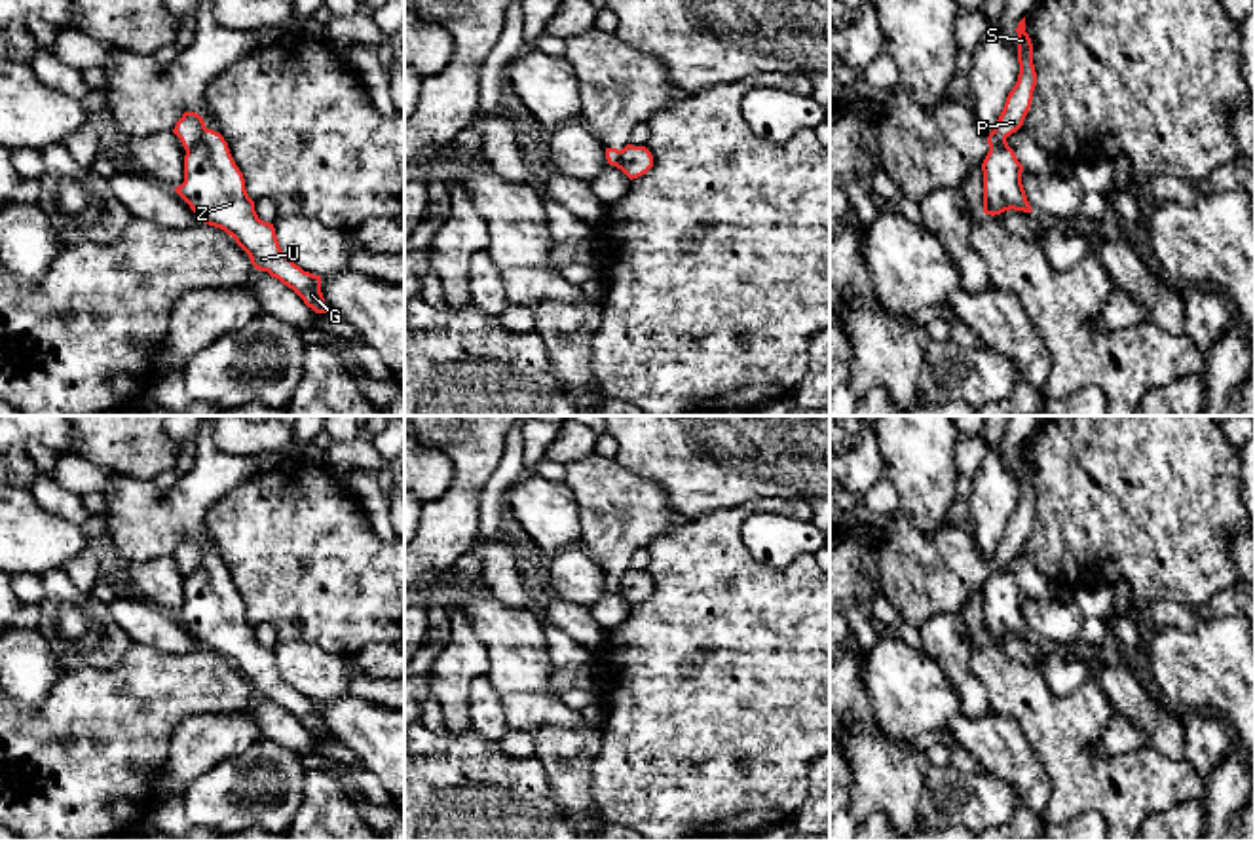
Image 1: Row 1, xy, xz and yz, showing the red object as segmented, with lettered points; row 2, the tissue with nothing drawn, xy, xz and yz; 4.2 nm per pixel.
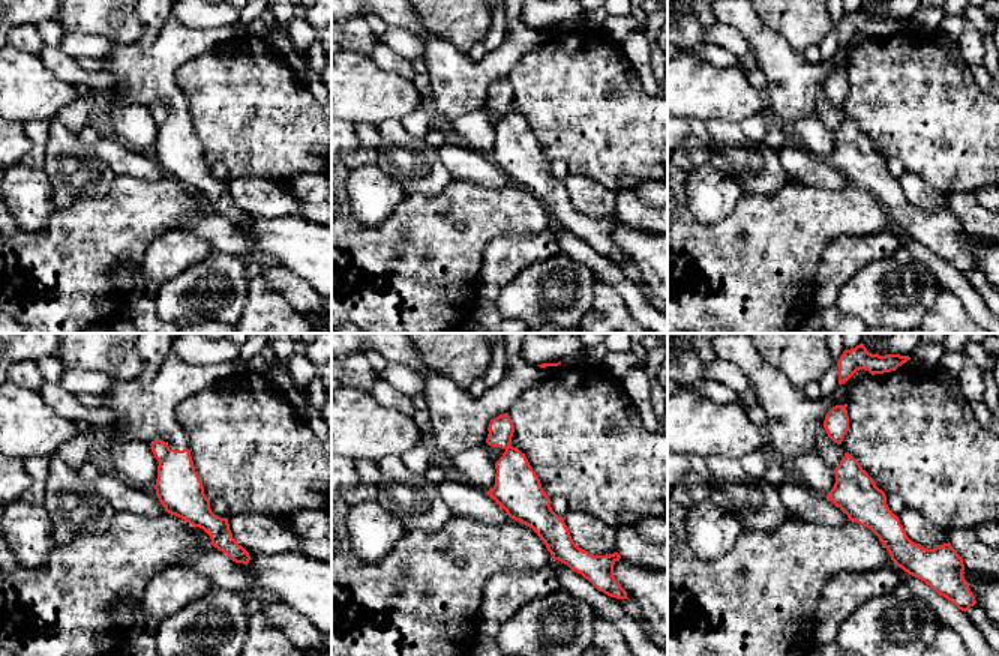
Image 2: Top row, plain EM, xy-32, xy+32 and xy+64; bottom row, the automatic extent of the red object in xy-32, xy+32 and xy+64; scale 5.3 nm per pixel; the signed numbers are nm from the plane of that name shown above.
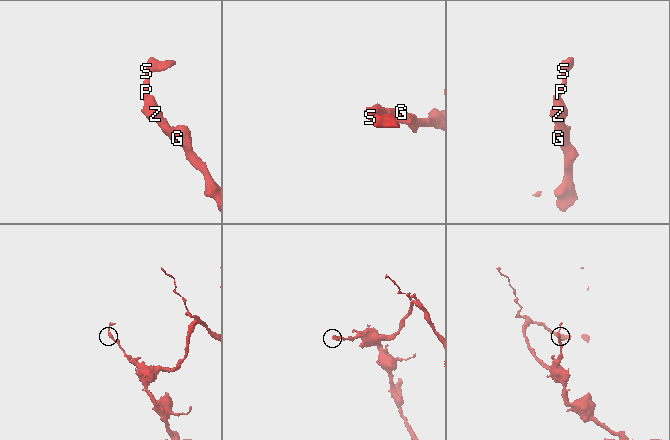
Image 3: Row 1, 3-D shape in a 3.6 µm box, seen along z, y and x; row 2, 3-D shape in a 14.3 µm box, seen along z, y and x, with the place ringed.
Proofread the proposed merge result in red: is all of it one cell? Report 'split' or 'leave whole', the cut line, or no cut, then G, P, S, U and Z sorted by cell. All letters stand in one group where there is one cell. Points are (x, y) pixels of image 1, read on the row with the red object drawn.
split; cut xy (207, 130), (187, 150); groups G U Z / P S

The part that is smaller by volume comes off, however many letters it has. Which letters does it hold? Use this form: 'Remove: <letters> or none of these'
Remove: P, S

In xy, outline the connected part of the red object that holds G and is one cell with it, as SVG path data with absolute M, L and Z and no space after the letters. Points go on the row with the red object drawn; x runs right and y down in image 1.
M207 129L196 137L184 156L184 182L175 192L199 222L232 235L256 270L292 289L315 313L327 313L321 275L304 271L281 251L273 224L258 218L220 133Z

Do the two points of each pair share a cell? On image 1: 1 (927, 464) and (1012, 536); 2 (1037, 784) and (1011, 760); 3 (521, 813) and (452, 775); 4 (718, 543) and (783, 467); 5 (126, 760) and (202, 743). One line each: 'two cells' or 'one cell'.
1: two cells
2: one cell
3: one cell
4: two cells
5: two cells

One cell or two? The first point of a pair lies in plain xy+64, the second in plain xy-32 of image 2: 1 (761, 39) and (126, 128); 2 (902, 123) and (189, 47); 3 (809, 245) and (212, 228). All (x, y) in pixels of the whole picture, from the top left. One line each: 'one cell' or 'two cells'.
1: two cells
2: two cells
3: two cells

